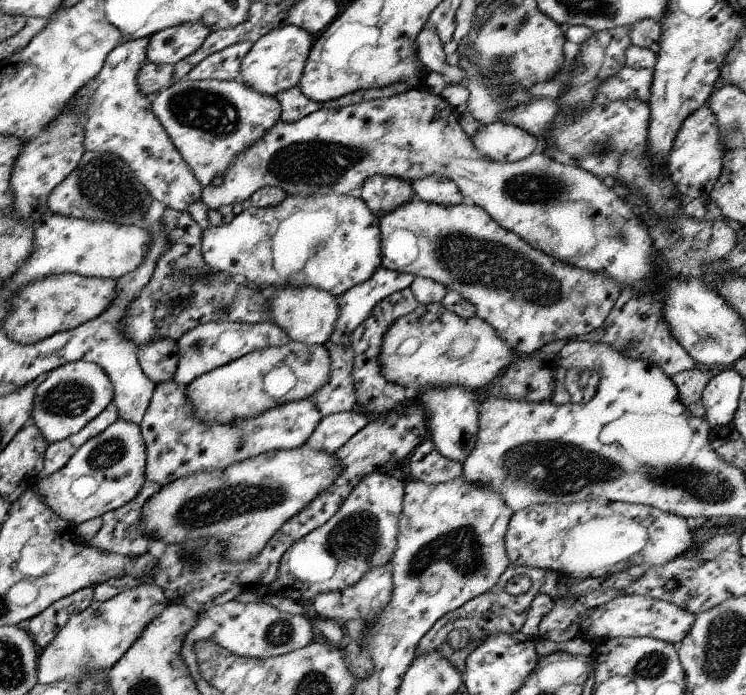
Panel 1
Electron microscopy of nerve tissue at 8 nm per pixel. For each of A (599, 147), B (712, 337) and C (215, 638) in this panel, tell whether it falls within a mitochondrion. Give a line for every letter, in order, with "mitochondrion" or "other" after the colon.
A: mitochondrion
B: mitochondrion
C: other

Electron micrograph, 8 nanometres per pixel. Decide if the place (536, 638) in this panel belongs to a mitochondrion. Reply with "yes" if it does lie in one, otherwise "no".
no

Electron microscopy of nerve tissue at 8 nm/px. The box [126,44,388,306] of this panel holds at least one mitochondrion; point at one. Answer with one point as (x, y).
(321, 163)

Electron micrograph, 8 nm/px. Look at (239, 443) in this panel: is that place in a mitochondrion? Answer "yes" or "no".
yes

